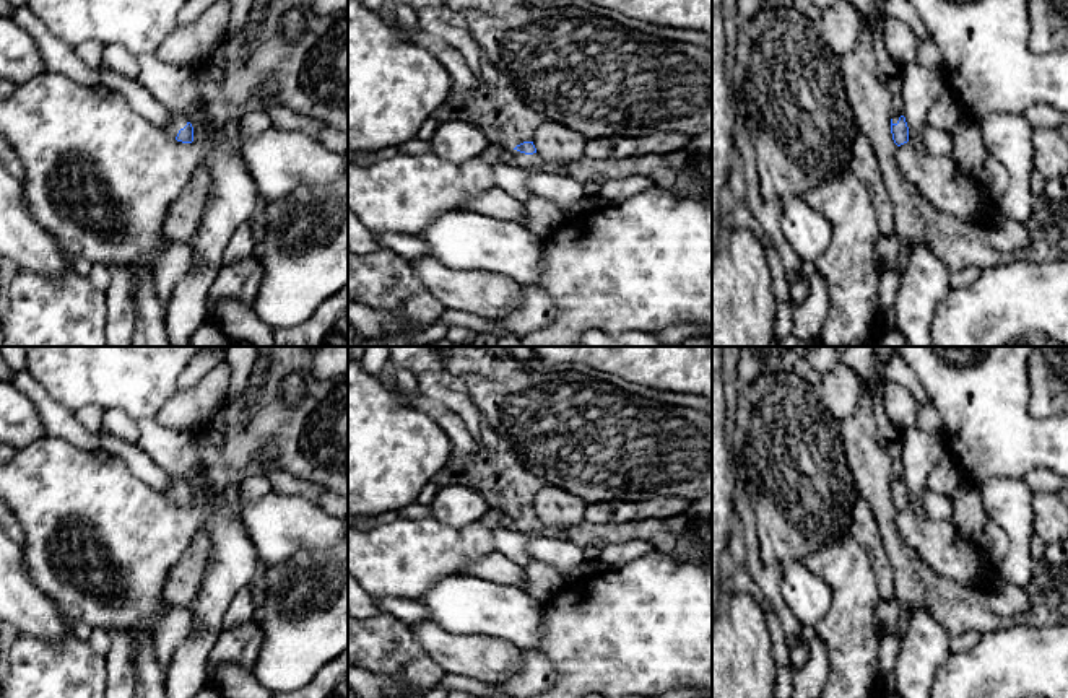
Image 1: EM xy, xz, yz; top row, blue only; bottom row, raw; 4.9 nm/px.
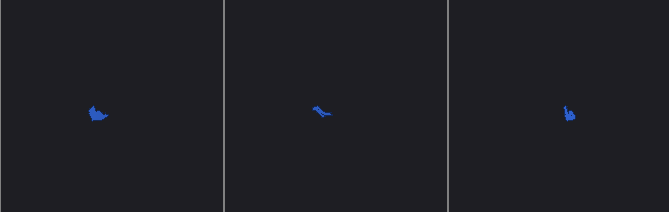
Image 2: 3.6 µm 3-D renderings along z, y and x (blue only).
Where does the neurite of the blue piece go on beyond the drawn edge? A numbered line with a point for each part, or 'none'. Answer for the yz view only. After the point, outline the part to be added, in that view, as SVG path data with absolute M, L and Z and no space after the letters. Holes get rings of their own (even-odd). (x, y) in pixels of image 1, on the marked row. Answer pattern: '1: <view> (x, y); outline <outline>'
1: yz (890, 72); outline M879 24L875 31L875 55L878 62L878 75L892 98L892 124L897 124L902 116L902 67L889 57L884 47L883 24Z

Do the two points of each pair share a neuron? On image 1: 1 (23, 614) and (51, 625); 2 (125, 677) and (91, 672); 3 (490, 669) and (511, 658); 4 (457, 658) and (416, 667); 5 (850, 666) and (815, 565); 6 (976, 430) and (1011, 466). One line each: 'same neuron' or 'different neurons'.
1: same neuron
2: different neurons
3: same neuron
4: different neurons
5: same neuron
6: same neuron

